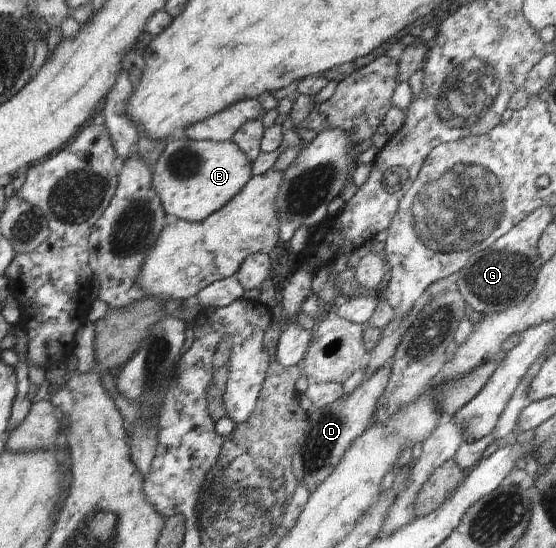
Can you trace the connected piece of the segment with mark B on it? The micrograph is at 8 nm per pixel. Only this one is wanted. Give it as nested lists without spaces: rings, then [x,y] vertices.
[[[171,139],[153,167],[152,188],[166,214],[202,222],[225,207],[253,177],[253,163],[233,143]]]

